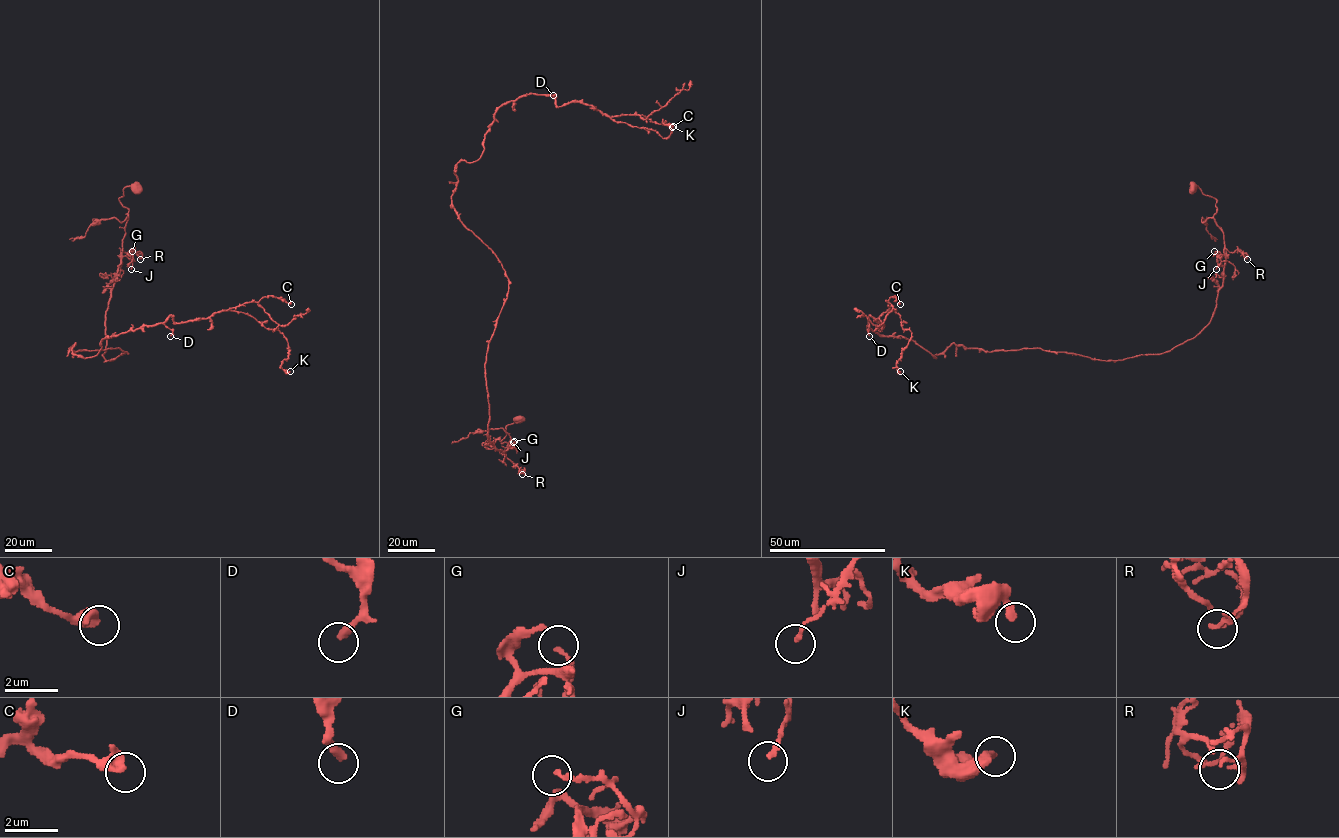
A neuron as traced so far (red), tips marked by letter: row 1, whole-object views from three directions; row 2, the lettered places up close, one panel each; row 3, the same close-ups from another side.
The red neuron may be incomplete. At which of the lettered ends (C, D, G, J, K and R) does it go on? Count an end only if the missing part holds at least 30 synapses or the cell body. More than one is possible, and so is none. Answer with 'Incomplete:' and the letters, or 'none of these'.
Incomplete: none of these

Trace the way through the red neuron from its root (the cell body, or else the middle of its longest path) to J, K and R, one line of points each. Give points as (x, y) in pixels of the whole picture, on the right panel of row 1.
J: (1191, 186), (1194, 184), (1216, 200), (1213, 219), (1223, 234), (1224, 255), (1216, 269)
K: (1191, 186), (1216, 200), (1225, 258), (1193, 338), (1115, 360), (935, 358), (870, 316), (912, 332), (900, 371)
R: (1191, 186), (1216, 200), (1213, 219), (1223, 234), (1224, 247), (1230, 252), (1245, 252), (1247, 259)

